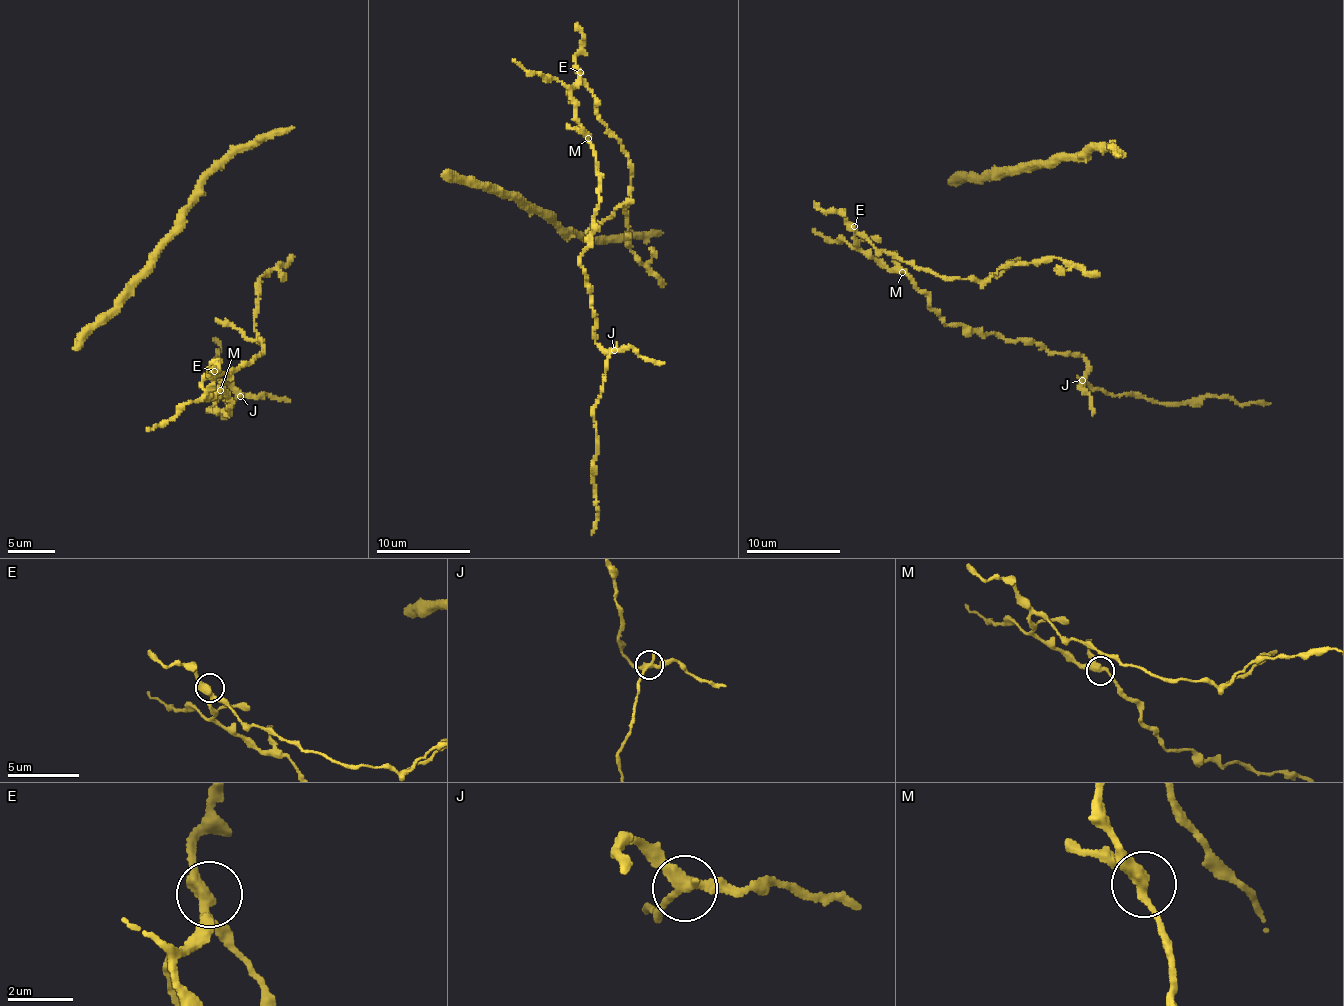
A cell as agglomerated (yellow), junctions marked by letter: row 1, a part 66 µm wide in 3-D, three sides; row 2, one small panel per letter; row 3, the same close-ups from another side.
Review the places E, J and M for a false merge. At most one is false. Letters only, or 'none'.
J

